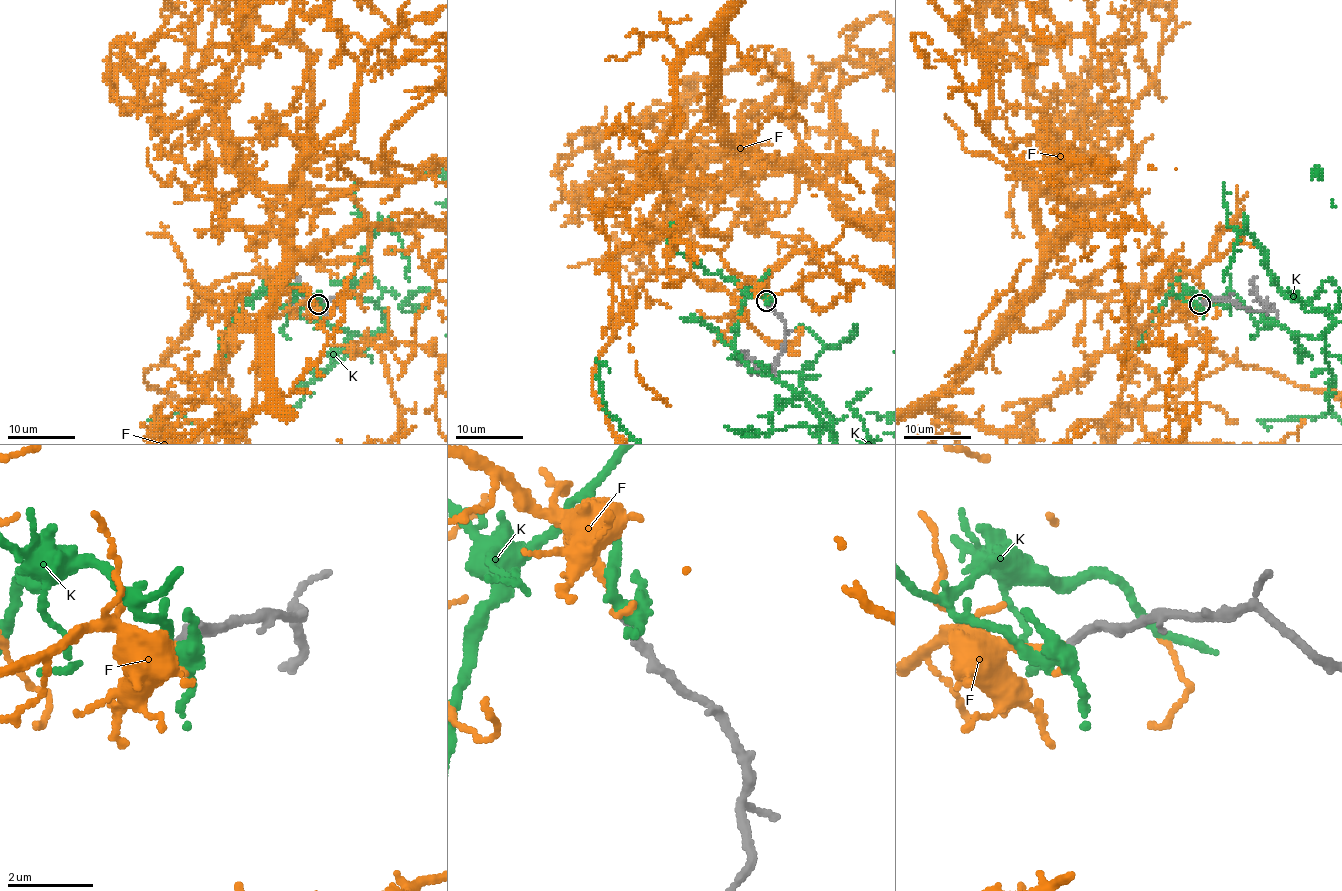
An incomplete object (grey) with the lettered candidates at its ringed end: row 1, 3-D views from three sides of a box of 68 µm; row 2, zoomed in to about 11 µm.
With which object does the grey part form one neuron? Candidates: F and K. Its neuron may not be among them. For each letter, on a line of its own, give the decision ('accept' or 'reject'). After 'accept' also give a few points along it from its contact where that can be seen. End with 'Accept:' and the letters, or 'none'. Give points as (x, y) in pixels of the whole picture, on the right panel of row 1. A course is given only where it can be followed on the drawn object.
F: accept
K: reject
Accept: F

